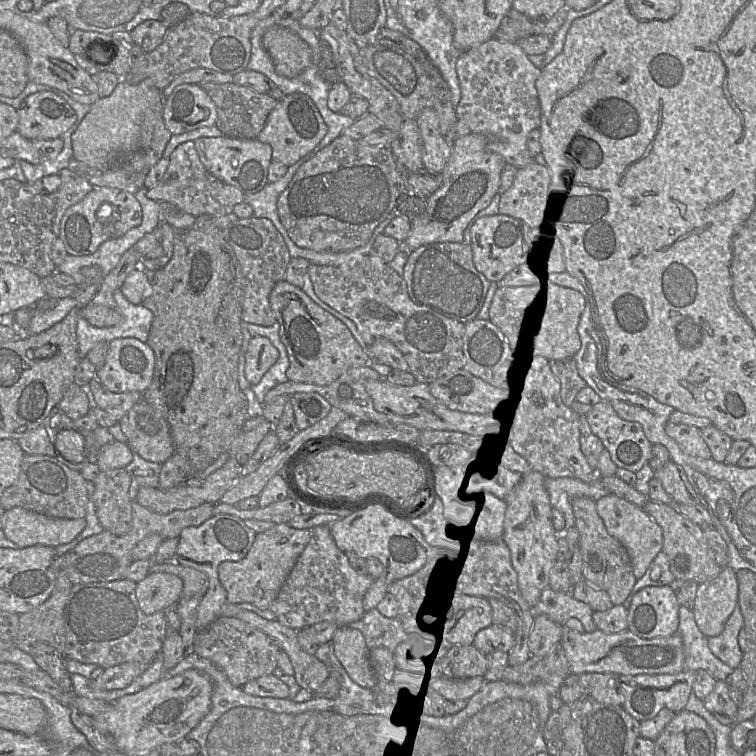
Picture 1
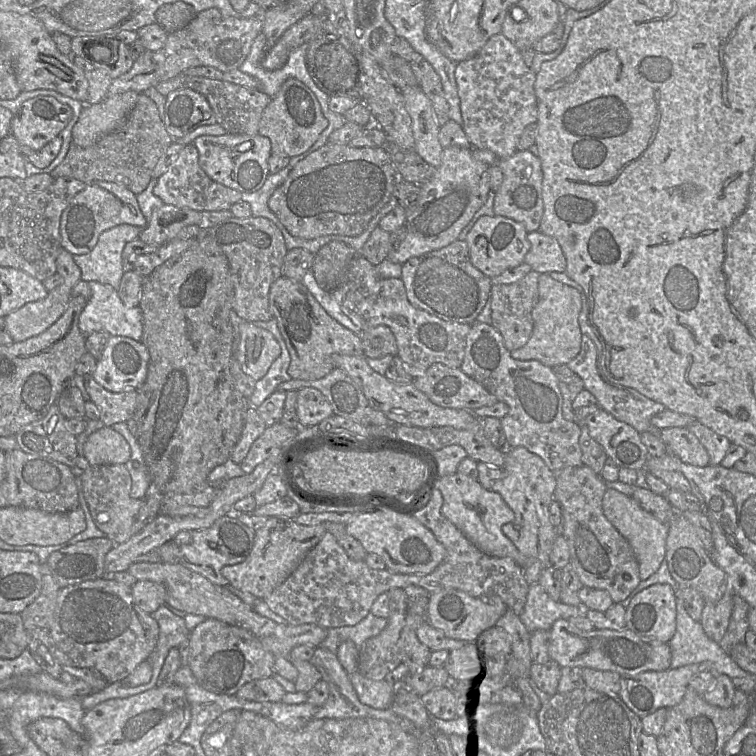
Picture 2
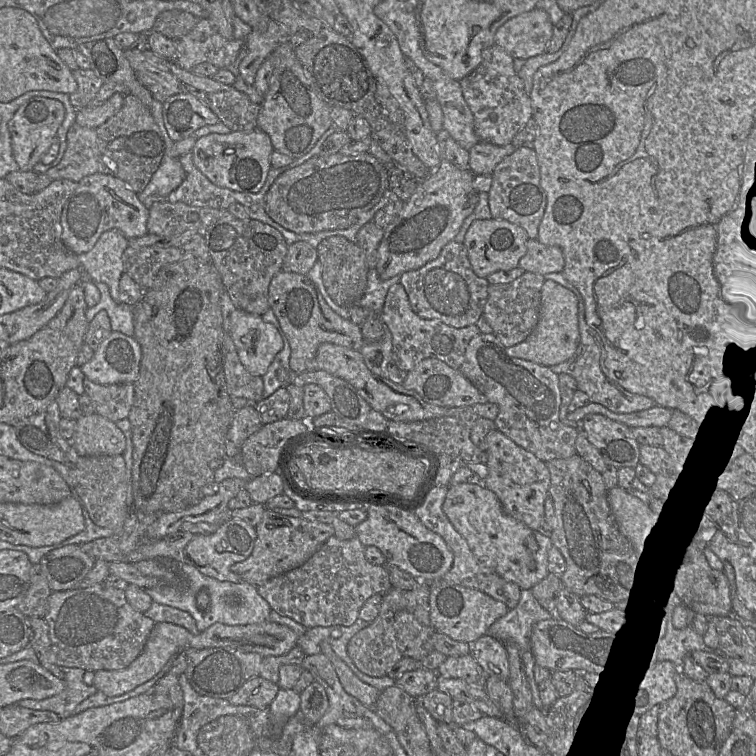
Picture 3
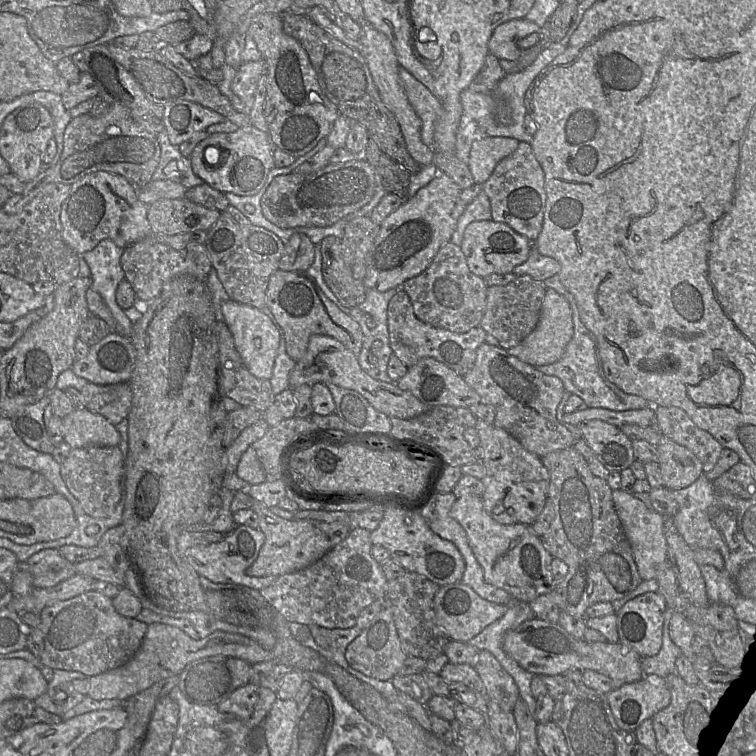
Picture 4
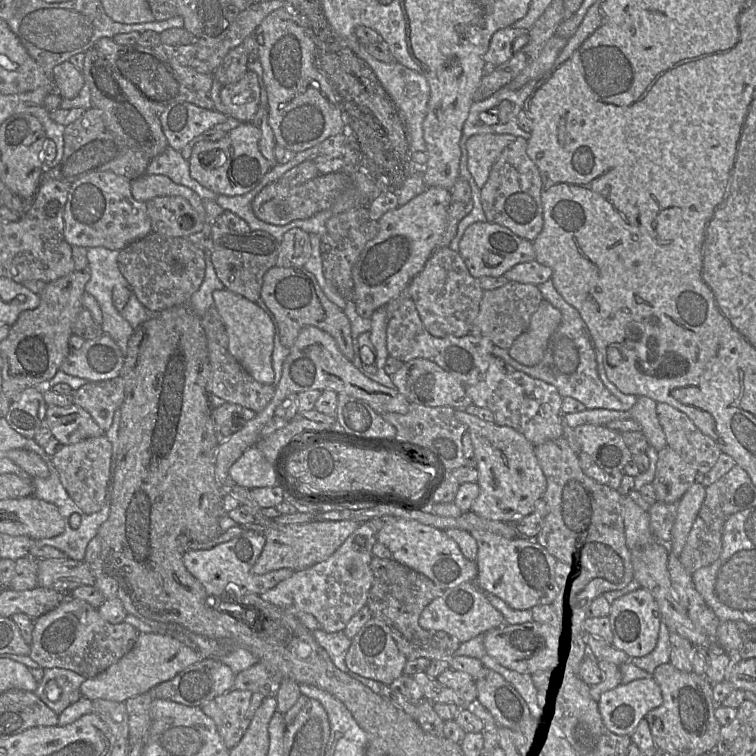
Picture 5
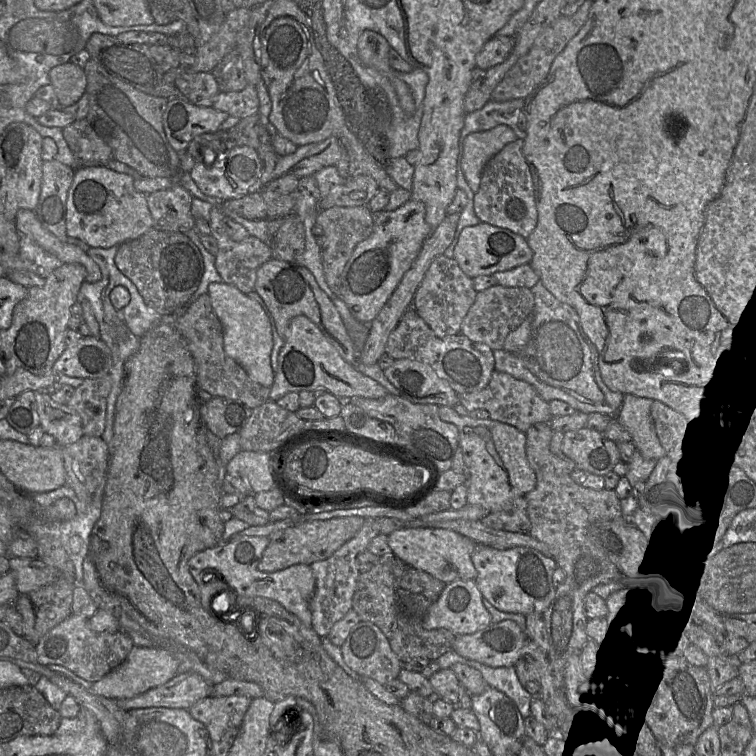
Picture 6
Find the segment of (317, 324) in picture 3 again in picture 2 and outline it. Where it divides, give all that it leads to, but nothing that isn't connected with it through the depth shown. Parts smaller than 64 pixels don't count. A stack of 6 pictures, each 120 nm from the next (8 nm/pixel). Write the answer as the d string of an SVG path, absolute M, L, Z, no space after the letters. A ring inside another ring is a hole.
M283 275L276 279L269 290L269 306L290 354L288 374L291 378L323 378L335 368L333 354L364 356L360 337L333 319L301 281Z

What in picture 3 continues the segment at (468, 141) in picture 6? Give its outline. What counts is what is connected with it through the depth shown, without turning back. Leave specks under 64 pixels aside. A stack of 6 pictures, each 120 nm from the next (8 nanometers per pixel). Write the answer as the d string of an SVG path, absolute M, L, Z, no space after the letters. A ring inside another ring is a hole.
M478 142L469 152L469 170L476 175L492 174L497 164L516 148L512 143L498 146L488 142Z

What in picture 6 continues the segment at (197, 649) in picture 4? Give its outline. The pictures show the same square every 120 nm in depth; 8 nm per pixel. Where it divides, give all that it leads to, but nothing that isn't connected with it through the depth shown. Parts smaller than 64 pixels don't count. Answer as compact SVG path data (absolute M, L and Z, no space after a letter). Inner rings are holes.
M134 646L121 664L93 682L88 691L114 700L132 698L168 682L178 674L178 665L174 654L165 649Z

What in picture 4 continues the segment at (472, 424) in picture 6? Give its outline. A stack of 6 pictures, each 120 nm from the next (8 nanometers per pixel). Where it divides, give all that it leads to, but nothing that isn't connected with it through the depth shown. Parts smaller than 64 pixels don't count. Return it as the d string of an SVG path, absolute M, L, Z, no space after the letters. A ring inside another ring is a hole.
M477 419L474 426L483 451L481 460L486 474L482 480L482 502L485 511L501 524L532 525L542 512L548 498L549 472L541 457L525 449L510 433L502 428Z

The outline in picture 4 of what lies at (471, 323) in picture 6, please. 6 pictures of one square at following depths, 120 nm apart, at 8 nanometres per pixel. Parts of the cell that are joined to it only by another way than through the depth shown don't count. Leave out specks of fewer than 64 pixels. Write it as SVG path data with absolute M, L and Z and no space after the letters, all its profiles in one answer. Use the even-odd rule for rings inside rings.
M529 275L517 276L506 285L488 287L485 312L479 327L494 336L501 348L507 350L516 346L537 326L546 288L543 281Z

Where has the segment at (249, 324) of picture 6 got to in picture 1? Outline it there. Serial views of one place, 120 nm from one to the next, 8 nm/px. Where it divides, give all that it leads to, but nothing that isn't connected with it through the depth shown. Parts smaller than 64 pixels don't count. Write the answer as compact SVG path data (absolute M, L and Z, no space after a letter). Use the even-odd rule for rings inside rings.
M252 336L245 353L244 373L246 379L252 385L259 383L278 358L279 351L268 338Z

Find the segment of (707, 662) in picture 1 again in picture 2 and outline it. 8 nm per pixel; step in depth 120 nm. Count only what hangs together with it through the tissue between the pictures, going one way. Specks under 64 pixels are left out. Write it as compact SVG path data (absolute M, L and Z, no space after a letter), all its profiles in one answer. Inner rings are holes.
M676 599L676 631L668 642L671 651L670 668L679 668L690 664L709 662L715 674L724 674L729 678L754 676L739 667L734 660L716 642L704 632L700 622L693 620L686 612L682 601Z

